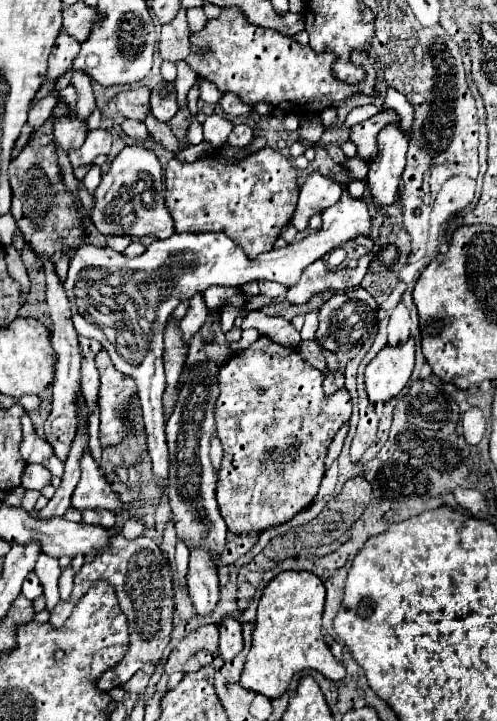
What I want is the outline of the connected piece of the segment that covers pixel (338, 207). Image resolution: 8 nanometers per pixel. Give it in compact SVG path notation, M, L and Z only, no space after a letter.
M342 183L342 197L336 205L324 209L320 231L290 243L284 249L262 253L254 261L248 259L244 251L224 233L174 233L168 239L156 239L136 259L128 259L118 251L108 247L98 249L88 243L74 251L68 277L64 281L64 289L72 305L72 323L80 335L96 339L102 349L108 351L114 367L136 381L148 433L152 471L160 487L168 477L168 447L164 437L166 421L162 407L162 393L166 387L162 365L162 333L170 313L182 301L208 289L210 285L240 287L248 281L268 279L292 287L300 281L302 271L312 261L340 247L340 243L346 243L358 235L368 235L370 231L372 217L368 213L366 199L354 199L348 193L348 185Z

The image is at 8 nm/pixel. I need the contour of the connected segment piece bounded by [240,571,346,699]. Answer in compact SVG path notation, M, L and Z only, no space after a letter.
M282 571L268 583L258 603L252 649L240 677L240 685L244 689L276 699L286 693L292 677L304 669L316 669L332 681L344 679L346 669L332 655L324 639L318 639L322 629L324 597L326 589L322 581L310 571Z

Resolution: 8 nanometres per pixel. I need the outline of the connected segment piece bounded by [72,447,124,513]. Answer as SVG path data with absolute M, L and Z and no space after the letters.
M86 447L86 453L82 453L80 469L82 469L82 477L74 489L72 507L80 511L82 509L110 509L114 513L122 513L124 503L120 501L120 495L112 489L108 479L102 475L88 447Z

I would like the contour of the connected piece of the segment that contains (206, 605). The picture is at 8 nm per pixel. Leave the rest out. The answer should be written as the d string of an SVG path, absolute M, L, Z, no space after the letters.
M190 551L190 567L188 567L188 591L198 615L206 617L216 609L218 603L218 575L216 563L210 559L206 551Z

